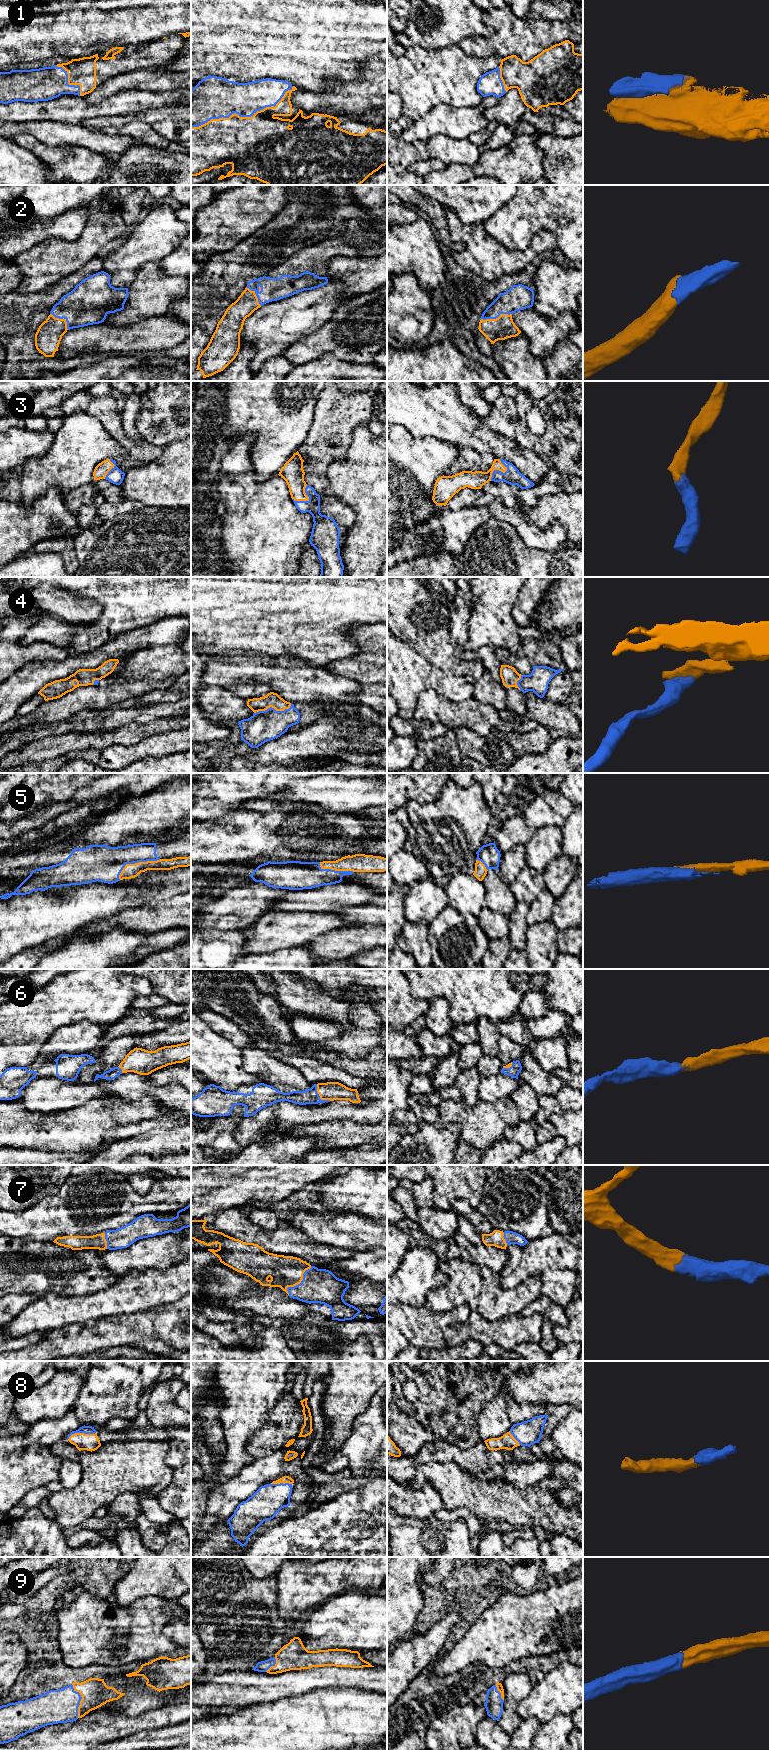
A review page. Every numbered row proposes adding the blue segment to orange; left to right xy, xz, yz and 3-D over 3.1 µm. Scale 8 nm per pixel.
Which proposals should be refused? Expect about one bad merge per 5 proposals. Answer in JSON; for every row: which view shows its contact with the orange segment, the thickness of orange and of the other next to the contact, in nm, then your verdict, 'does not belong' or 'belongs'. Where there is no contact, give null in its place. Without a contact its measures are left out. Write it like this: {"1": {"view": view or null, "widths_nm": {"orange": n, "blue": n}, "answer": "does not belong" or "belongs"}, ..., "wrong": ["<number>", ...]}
{"1": {"view": "xz", "widths_nm": {"orange": 480, "blue": 320}, "answer": "belongs"}, "2": {"view": "yz", "widths_nm": {"orange": 190, "blue": 200}, "answer": "belongs"}, "3": {"view": "yz", "widths_nm": {"orange": 140, "blue": 140}, "answer": "belongs"}, "4": {"view": "xz", "widths_nm": {"orange": 120, "blue": 240}, "answer": "belongs"}, "5": {"view": "xy", "widths_nm": {"orange": 110, "blue": 280}, "answer": "belongs"}, "6": {"view": "xz", "widths_nm": {"orange": 150, "blue": 120}, "answer": "belongs"}, "7": {"view": "xz", "widths_nm": {"orange": 260, "blue": 280}, "answer": "belongs"}, "8": {"view": "xy", "widths_nm": {"orange": 140, "blue": 70}, "answer": "belongs"}, "9": {"view": "xy", "widths_nm": {"orange": 220, "blue": 280}, "answer": "belongs"}, "wrong": []}

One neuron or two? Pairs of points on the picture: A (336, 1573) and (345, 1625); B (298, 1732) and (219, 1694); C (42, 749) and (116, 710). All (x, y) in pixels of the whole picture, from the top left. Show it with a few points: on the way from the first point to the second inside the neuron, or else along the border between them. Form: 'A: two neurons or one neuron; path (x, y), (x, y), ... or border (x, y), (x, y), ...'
A: two neurons; border (363, 1591), (349, 1590), (328, 1598), (319, 1606)
B: two neurons; border (268, 1701), (236, 1708)
C: two neurons; border (99, 729), (92, 731), (68, 731), (53, 735)

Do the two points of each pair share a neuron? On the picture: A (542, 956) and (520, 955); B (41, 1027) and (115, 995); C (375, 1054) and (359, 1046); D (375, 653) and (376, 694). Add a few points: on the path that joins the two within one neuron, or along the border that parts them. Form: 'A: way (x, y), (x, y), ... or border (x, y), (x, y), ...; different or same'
A: border (524, 950), (527, 958); different
B: way (59, 1009), (73, 996), (96, 995); same
C: border (376, 1046), (363, 1057), (351, 1058), (346, 1056); different
D: way (376, 663), (376, 684); same

